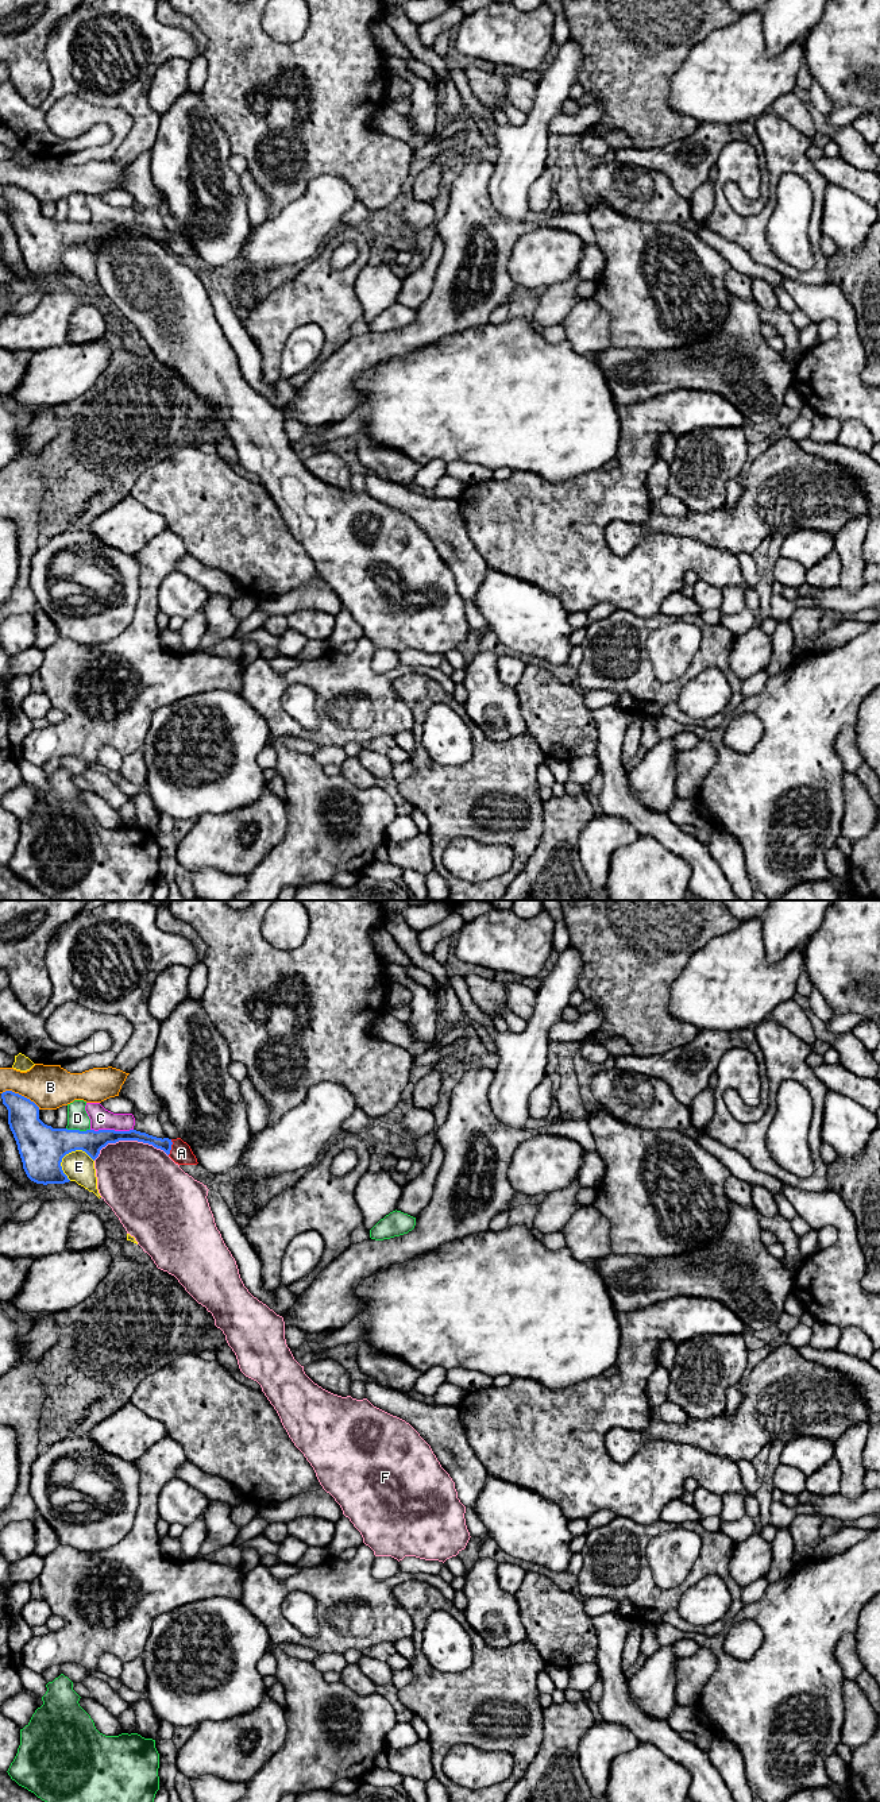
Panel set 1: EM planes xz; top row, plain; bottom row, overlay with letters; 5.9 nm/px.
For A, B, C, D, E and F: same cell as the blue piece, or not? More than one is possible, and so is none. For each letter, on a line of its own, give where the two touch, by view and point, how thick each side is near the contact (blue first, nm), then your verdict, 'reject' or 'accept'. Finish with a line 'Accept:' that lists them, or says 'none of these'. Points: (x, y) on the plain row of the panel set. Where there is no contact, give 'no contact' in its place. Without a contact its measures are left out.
A: contact xz (170, 240); calibres 70 and 130 nm; accept
B: contact xz (20, 188); calibres 200 and 260 nm; reject
C: contact xz (112, 223); calibres 140 and 130 nm; reject
D: contact xz (78, 223); calibres 280 and 130 nm; reject
E: contact xz (74, 243); calibres 280 and 180 nm; reject
F: contact xz (128, 232); calibres 140 and 460 nm; reject
Accept: A

